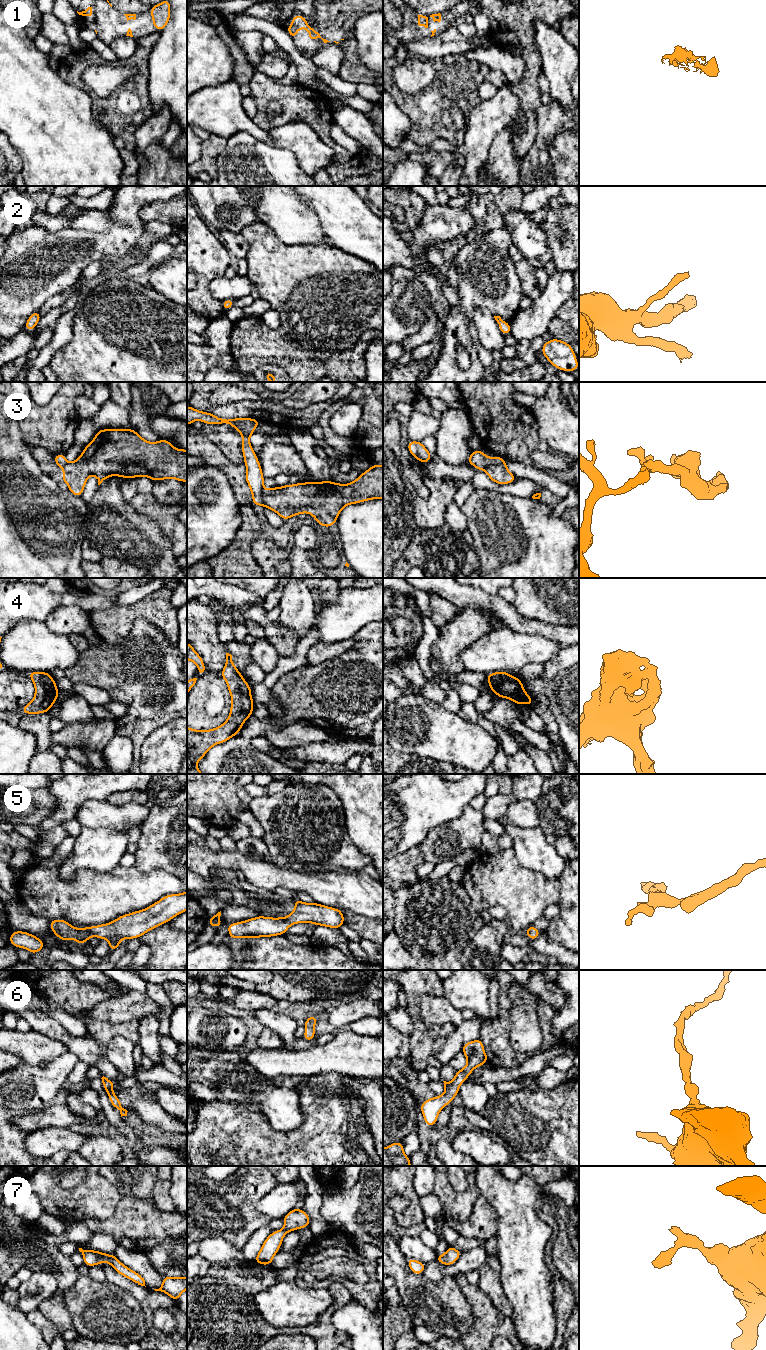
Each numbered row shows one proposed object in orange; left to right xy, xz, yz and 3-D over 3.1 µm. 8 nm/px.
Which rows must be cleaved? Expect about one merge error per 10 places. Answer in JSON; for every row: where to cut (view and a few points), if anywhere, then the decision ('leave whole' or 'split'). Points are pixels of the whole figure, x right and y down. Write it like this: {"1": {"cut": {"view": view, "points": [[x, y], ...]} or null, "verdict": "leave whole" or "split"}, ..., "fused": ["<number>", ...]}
{"1": {"cut": null, "verdict": "leave whole"}, "2": {"cut": null, "verdict": "leave whole"}, "3": {"cut": {"view": "yz", "points": [[505, 465], [490, 465], [485, 469]]}, "verdict": "split"}, "4": {"cut": null, "verdict": "leave whole"}, "5": {"cut": null, "verdict": "leave whole"}, "6": {"cut": null, "verdict": "leave whole"}, "7": {"cut": null, "verdict": "leave whole"}, "fused": ["3"]}

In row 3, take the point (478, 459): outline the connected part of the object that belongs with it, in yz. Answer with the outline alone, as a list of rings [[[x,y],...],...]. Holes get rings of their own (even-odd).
[[[481,449],[475,450],[471,452],[471,455],[467,460],[468,464],[477,468],[478,471],[486,470],[488,467],[492,465],[504,465],[506,466],[506,461],[504,458],[497,457],[488,457],[486,456]]]

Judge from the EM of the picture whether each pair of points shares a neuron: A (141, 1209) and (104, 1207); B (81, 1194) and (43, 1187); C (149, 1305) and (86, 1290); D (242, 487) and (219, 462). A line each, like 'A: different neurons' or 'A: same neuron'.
A: different neurons
B: same neuron
C: different neurons
D: same neuron

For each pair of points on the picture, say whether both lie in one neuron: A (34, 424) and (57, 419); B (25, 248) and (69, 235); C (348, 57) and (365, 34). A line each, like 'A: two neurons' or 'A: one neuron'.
A: one neuron
B: one neuron
C: two neurons

